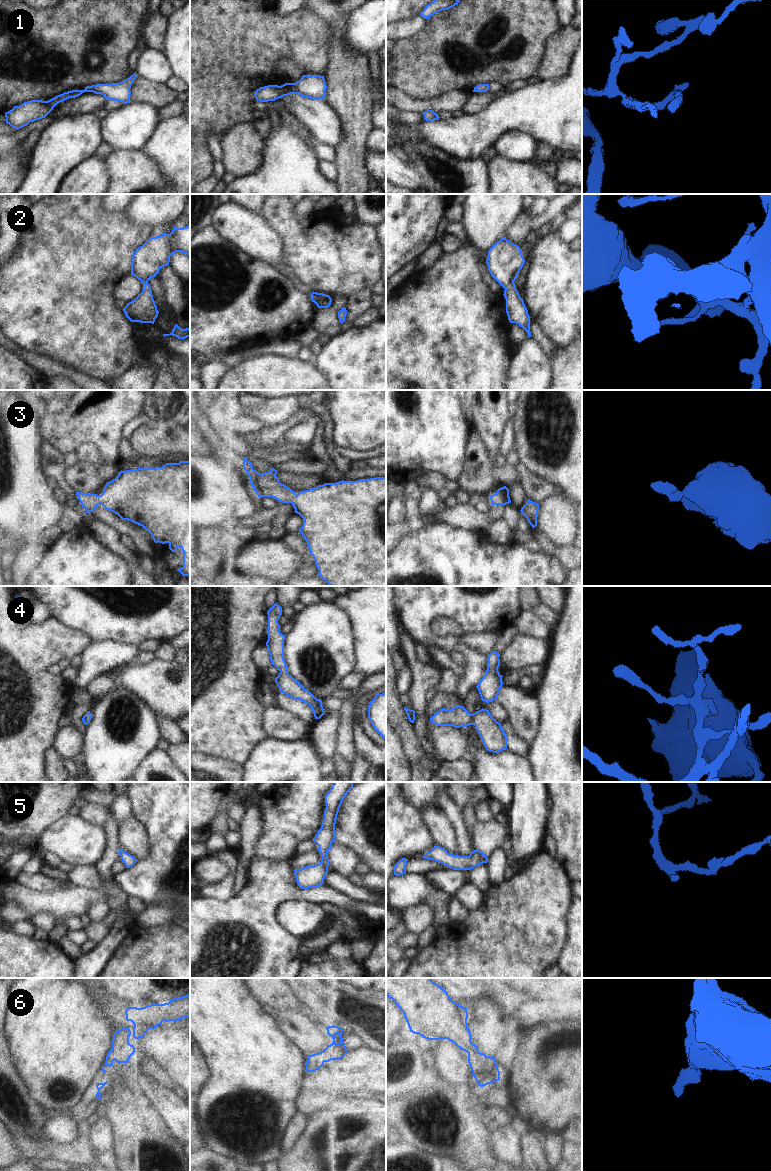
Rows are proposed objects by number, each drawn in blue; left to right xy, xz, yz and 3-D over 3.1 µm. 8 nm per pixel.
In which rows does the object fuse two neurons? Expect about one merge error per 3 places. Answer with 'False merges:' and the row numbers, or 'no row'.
False merges: no row

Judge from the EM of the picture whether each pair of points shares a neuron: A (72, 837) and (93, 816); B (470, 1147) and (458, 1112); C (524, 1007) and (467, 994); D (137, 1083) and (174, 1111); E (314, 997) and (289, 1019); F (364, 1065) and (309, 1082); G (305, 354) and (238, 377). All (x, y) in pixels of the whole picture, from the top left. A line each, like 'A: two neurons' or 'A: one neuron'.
A: two neurons
B: one neuron
C: one neuron
D: one neuron
E: two neurons
F: one neuron
G: two neurons

